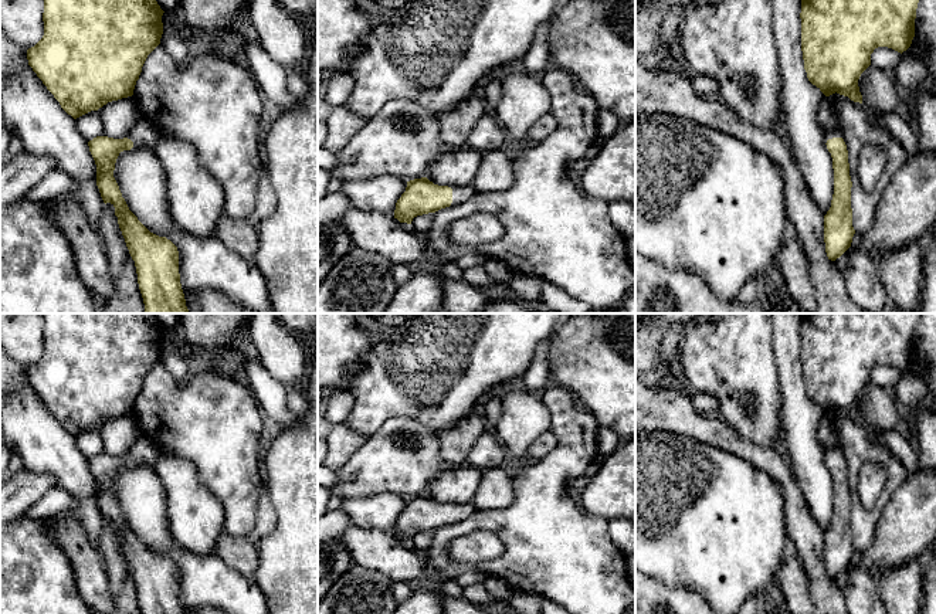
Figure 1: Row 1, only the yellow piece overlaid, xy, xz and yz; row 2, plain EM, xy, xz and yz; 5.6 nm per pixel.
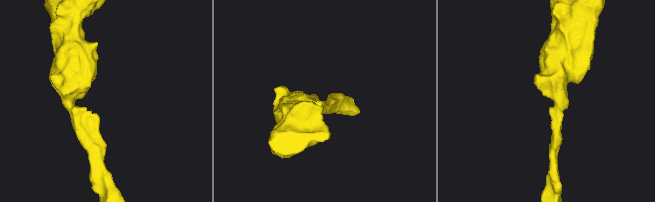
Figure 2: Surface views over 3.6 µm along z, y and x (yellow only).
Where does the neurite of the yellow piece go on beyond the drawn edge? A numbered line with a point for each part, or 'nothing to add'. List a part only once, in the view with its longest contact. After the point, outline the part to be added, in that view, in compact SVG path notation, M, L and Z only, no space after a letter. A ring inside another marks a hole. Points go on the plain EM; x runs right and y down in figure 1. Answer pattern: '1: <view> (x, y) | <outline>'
1: xz (460, 512) | M472 502L464 503L464 505L451 505L452 506L452 520L451 523L461 522L467 518L469 518L477 509L472 505Z

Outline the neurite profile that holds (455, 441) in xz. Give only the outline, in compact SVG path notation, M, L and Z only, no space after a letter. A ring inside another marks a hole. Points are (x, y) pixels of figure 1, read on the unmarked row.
M481 410L440 432L440 455L447 468L467 465L467 458L478 437L486 431Z

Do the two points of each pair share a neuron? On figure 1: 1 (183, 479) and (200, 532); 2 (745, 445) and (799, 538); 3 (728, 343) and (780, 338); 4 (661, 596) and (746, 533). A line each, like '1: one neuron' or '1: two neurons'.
1: one neuron
2: one neuron
3: two neurons
4: two neurons

